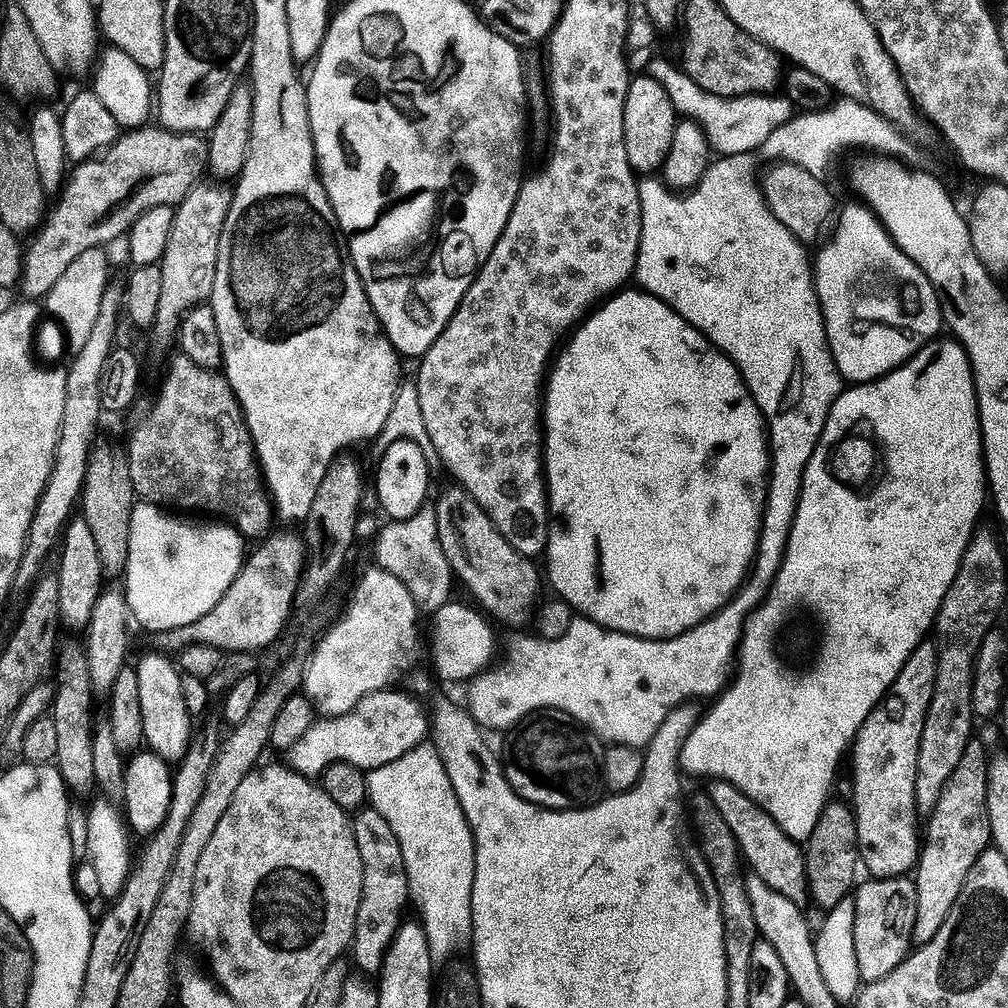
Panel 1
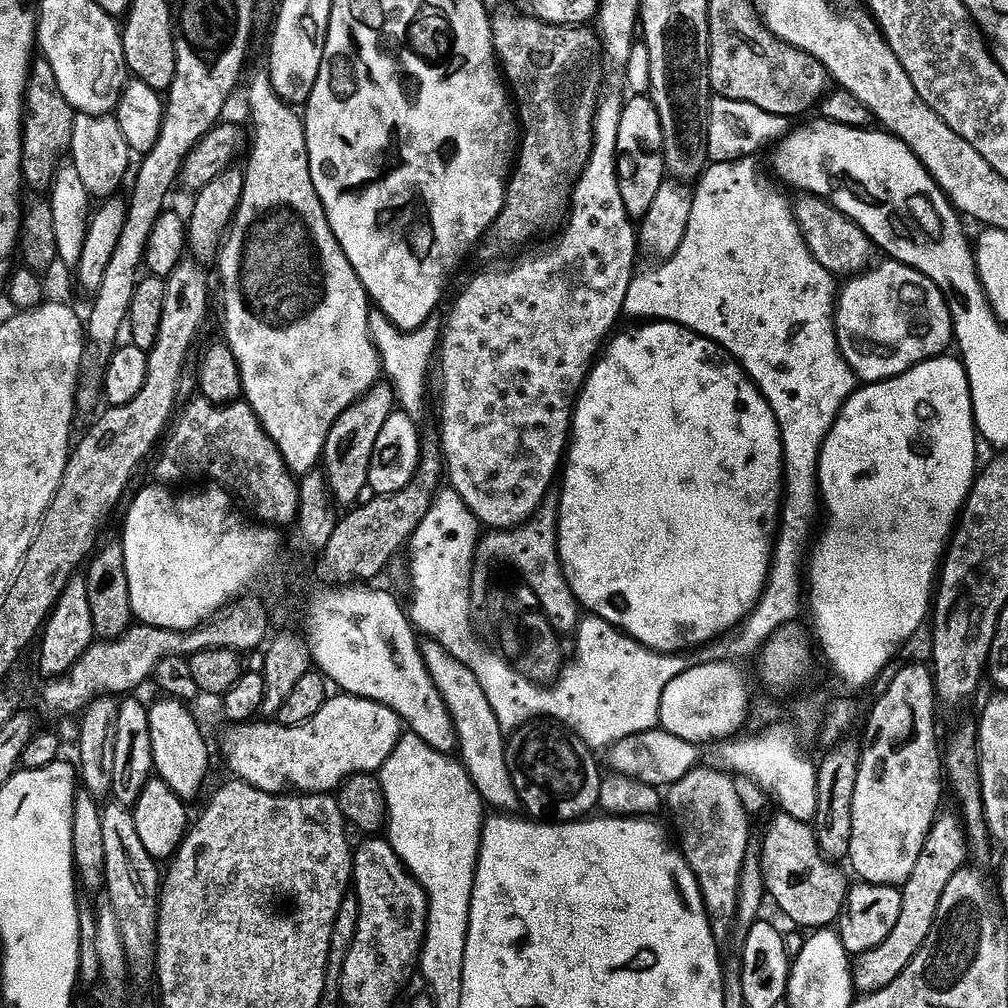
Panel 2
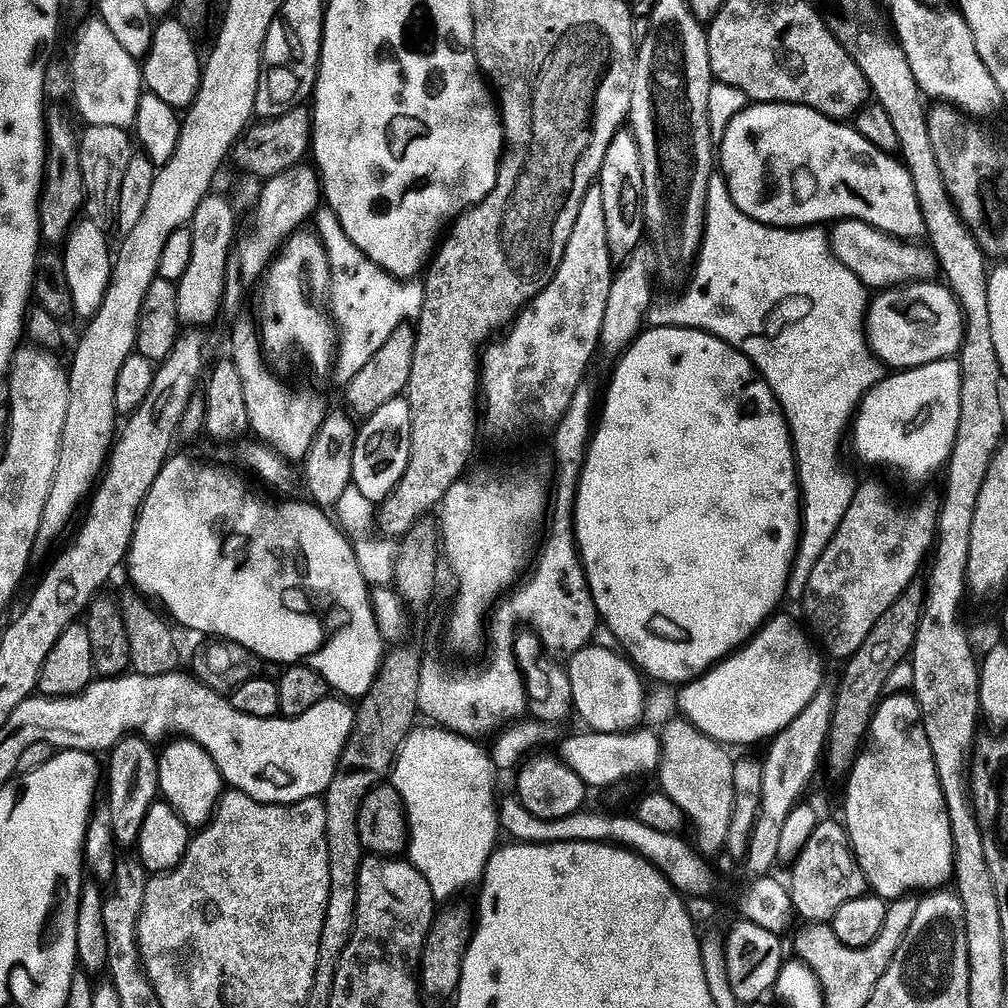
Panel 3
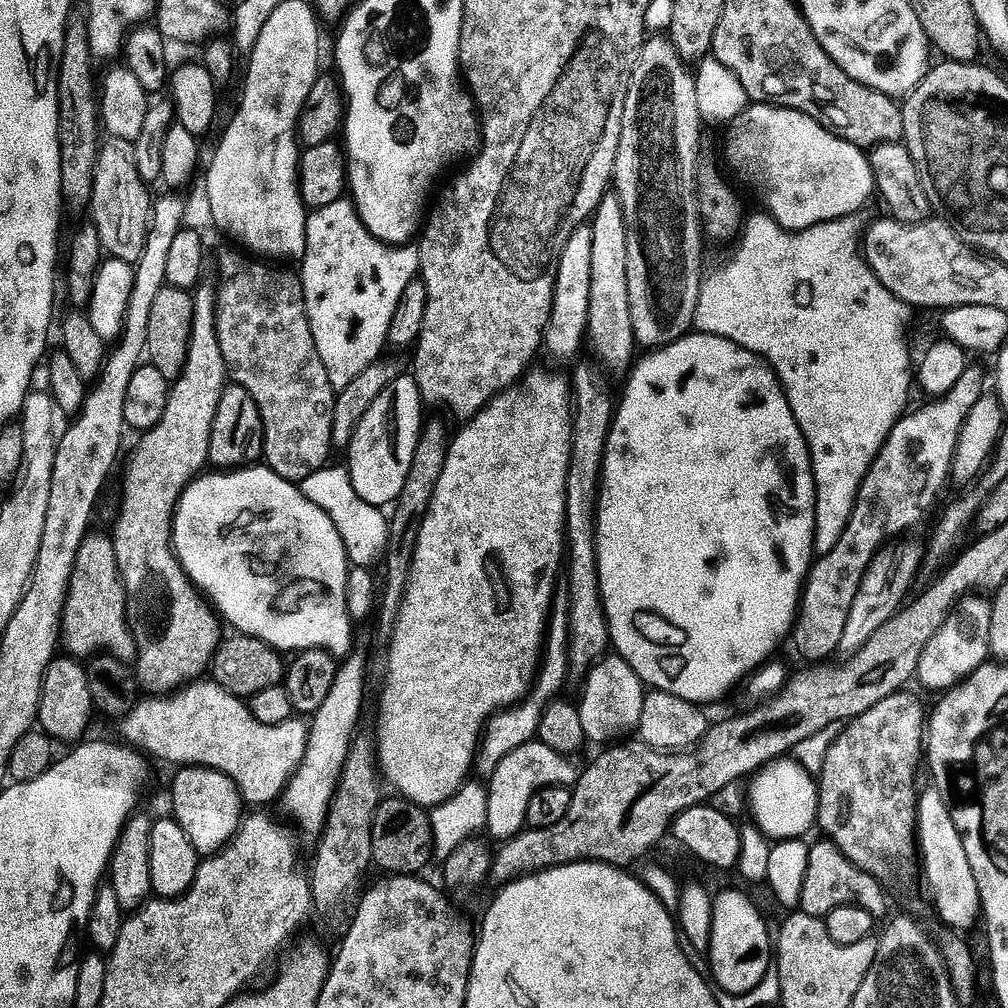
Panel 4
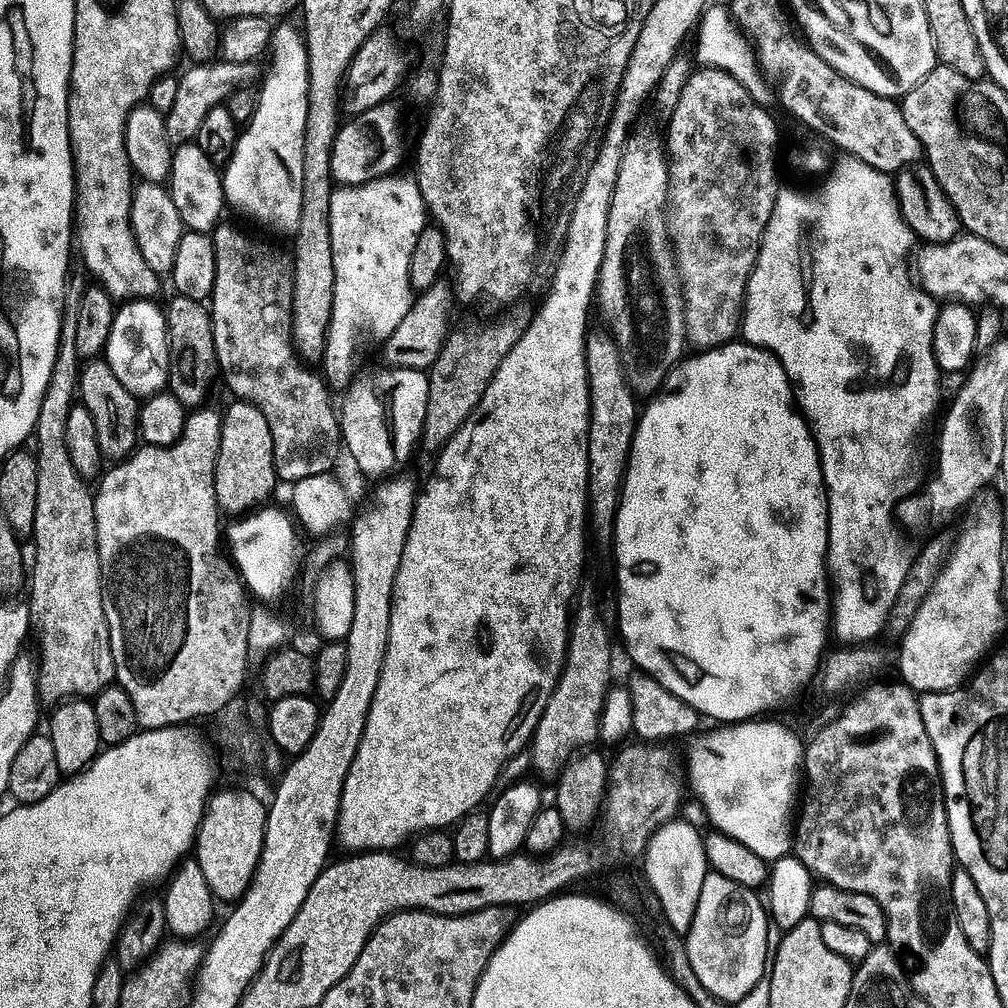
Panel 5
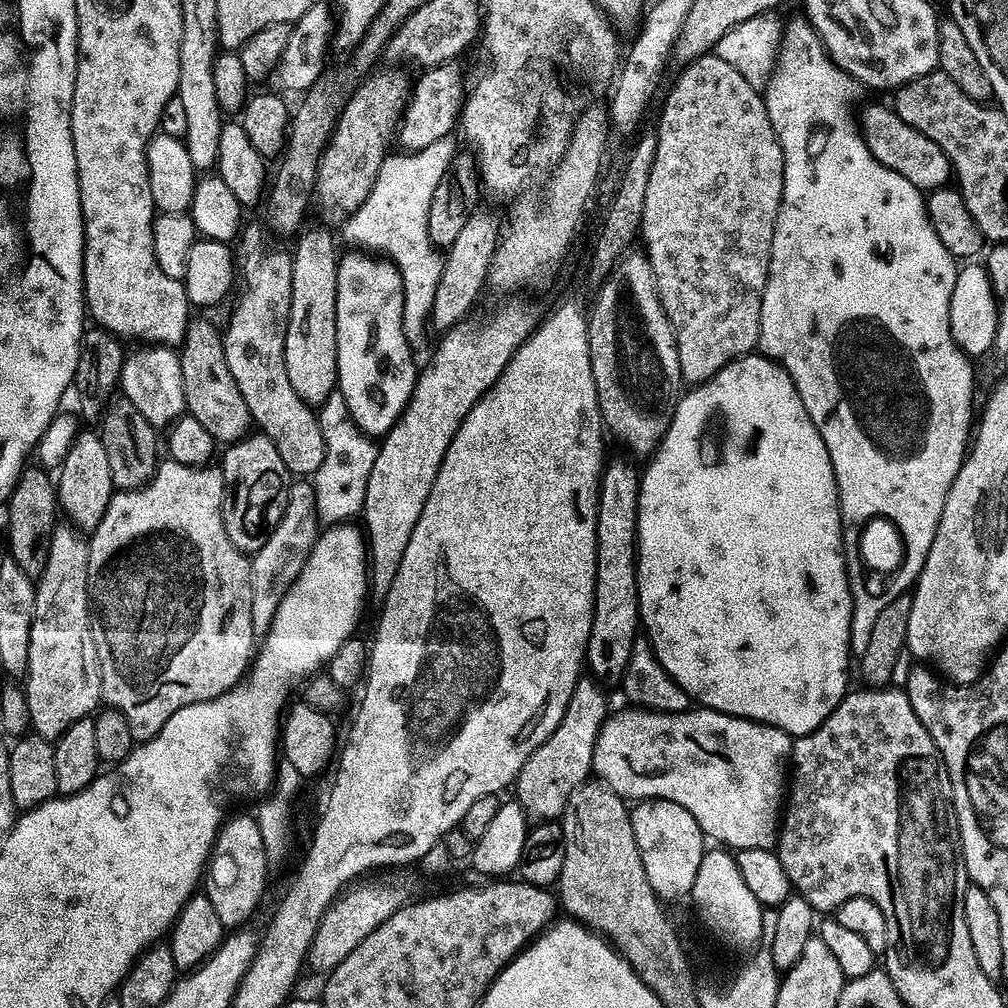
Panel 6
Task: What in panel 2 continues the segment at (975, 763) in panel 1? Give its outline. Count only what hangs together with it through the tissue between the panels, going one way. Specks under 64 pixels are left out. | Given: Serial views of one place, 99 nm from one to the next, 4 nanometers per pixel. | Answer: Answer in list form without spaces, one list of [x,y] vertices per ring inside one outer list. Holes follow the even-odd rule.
[[[944,810],[937,815],[936,822],[922,846],[922,854],[918,854],[918,862],[910,878],[902,886],[902,914],[898,914],[898,922],[894,925],[894,930],[890,930],[890,938],[886,938],[882,946],[855,957],[851,965],[851,978],[857,993],[877,992],[890,986],[890,982],[894,982],[894,978],[898,978],[898,974],[902,974],[902,970],[910,966],[914,954],[922,950],[926,938],[932,933],[936,924],[938,902],[942,902],[942,894],[946,894],[950,878],[954,878],[954,874],[958,874],[958,870],[965,867],[970,860],[966,825],[963,819],[953,812]]]

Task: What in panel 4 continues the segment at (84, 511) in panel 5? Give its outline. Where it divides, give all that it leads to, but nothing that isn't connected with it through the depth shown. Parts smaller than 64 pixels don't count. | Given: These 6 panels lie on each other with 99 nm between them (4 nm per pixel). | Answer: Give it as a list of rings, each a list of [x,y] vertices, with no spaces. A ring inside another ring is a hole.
[[[88,535],[79,548],[67,602],[64,604],[64,615],[61,617],[65,651],[78,660],[89,659],[104,651],[122,661],[133,661],[136,656],[136,639],[130,625],[129,610],[111,537]]]

